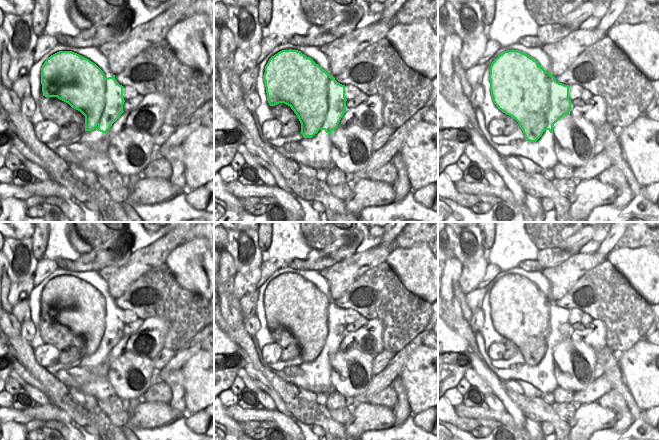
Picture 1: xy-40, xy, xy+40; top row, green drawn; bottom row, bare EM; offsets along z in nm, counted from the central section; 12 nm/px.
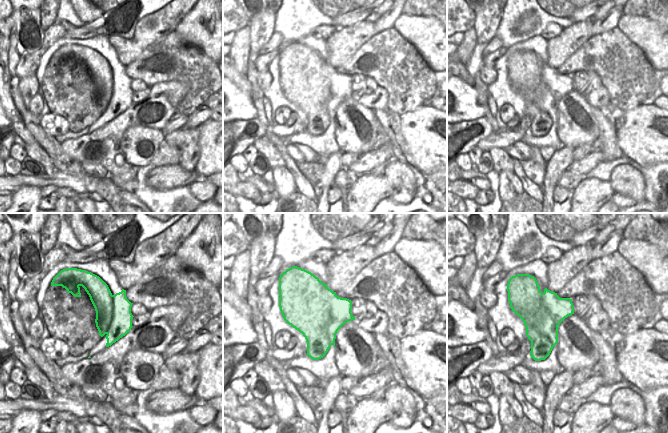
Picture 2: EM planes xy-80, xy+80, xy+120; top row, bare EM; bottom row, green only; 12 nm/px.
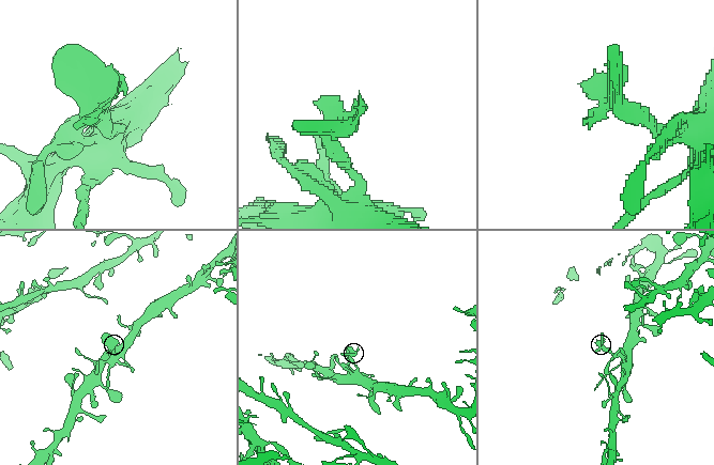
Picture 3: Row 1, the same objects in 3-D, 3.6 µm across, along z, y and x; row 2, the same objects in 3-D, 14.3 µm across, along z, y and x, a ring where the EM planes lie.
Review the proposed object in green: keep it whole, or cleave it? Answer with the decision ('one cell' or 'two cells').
two cells

